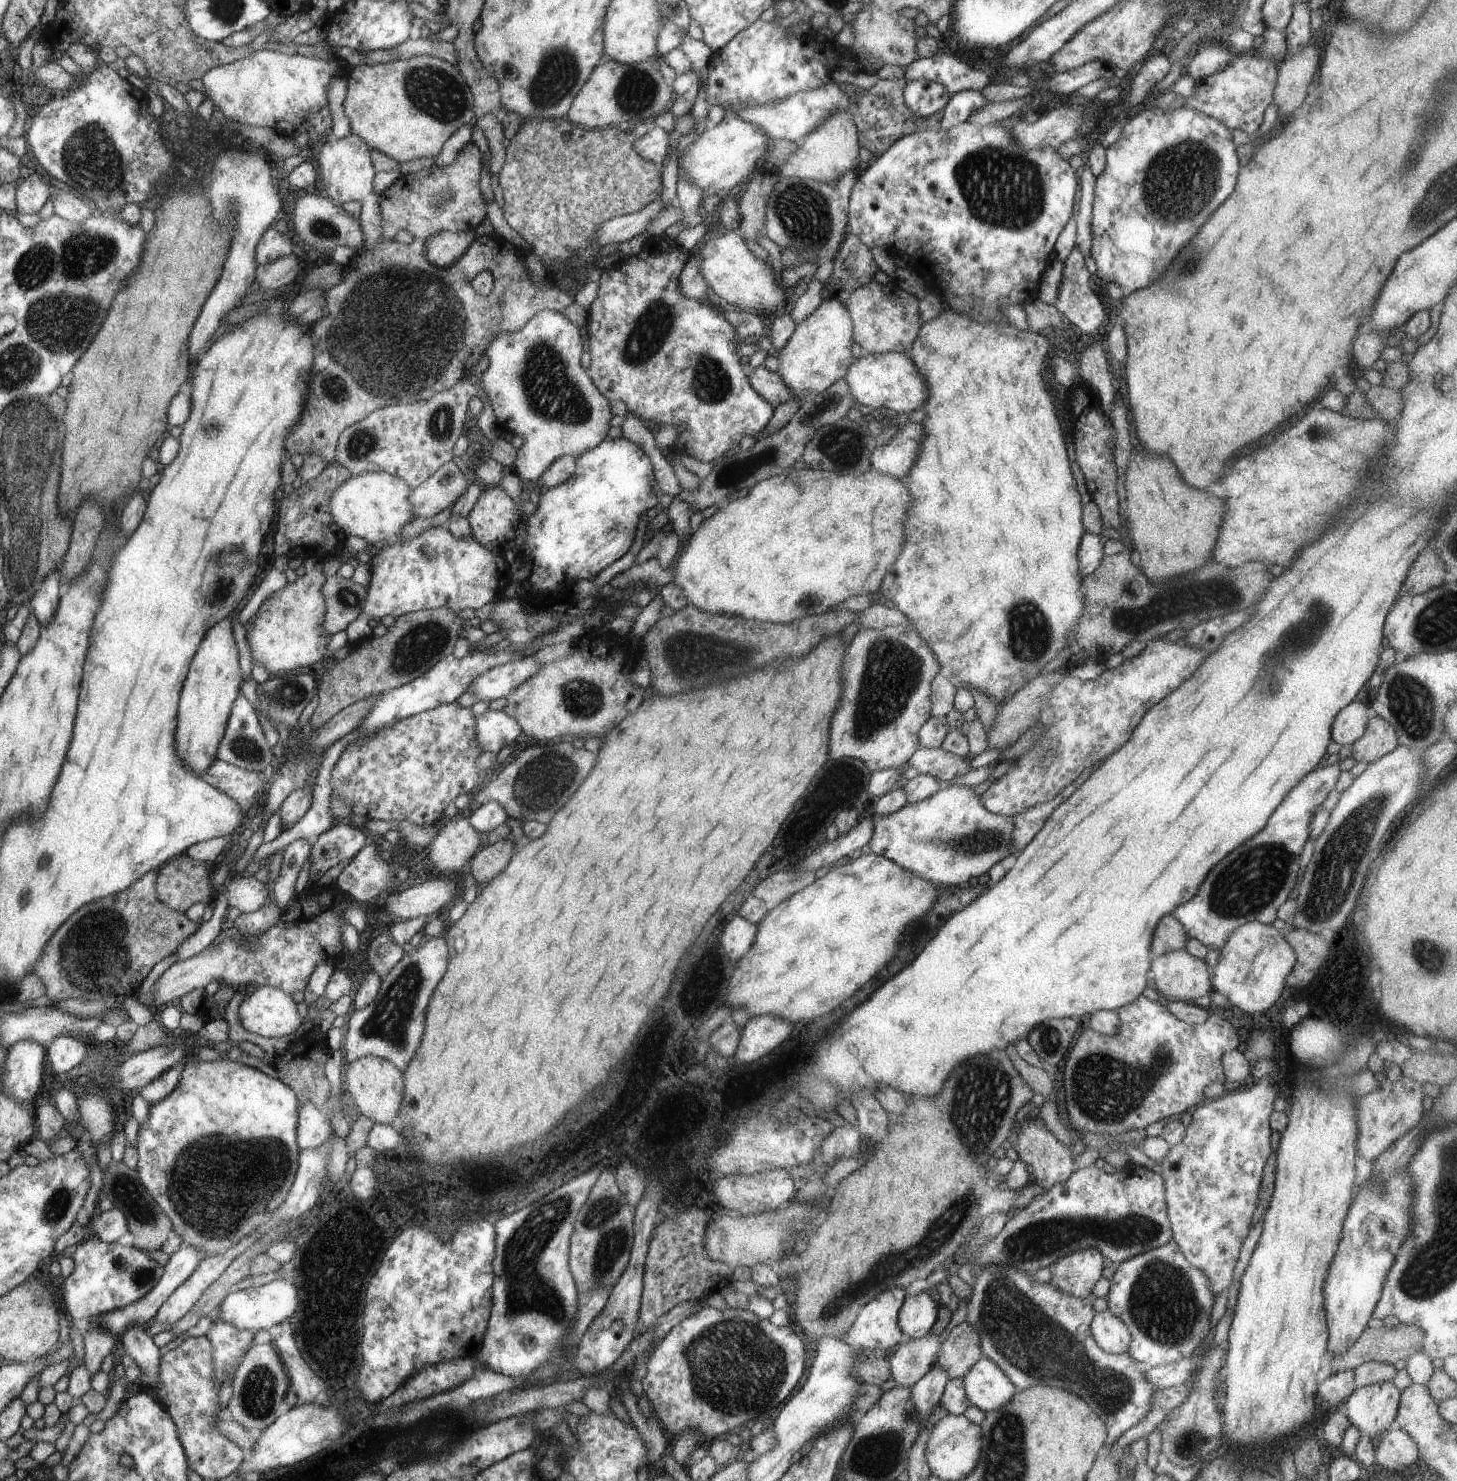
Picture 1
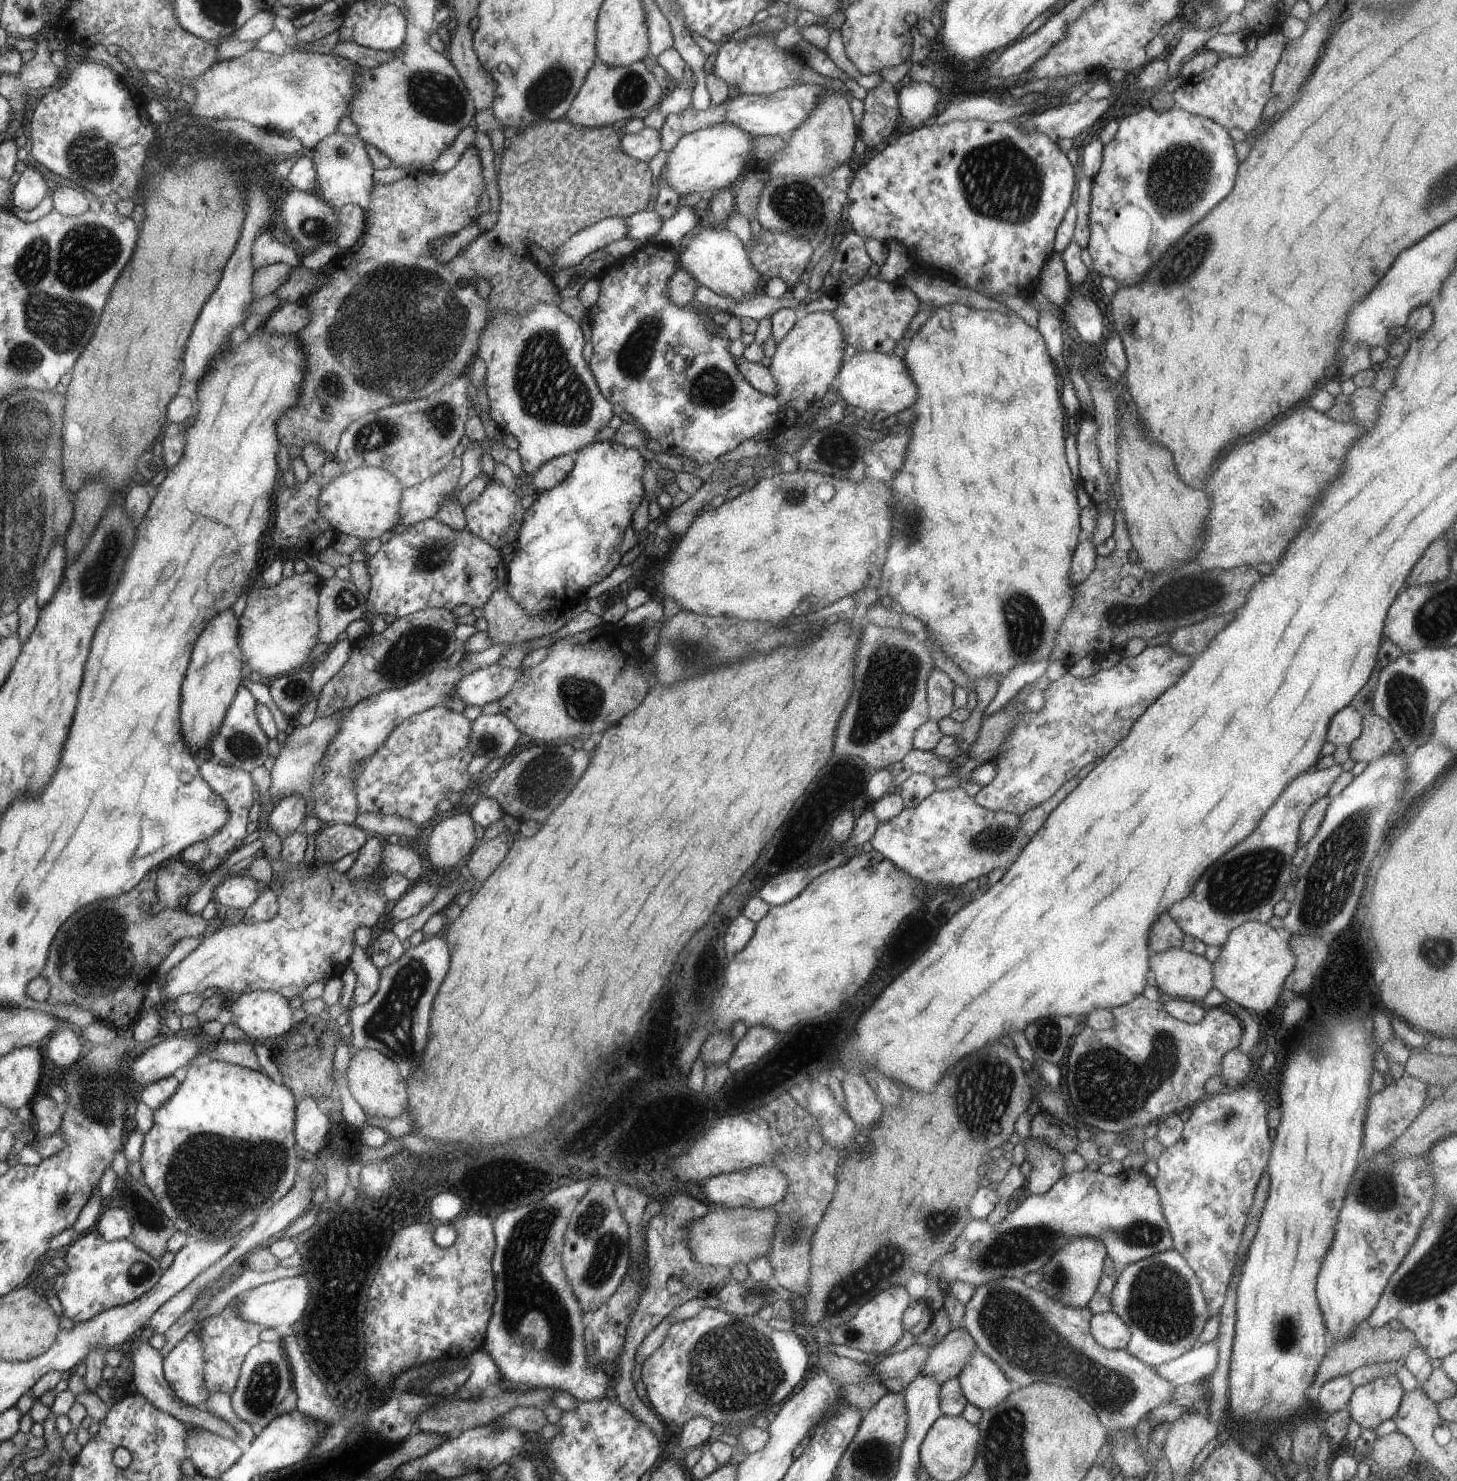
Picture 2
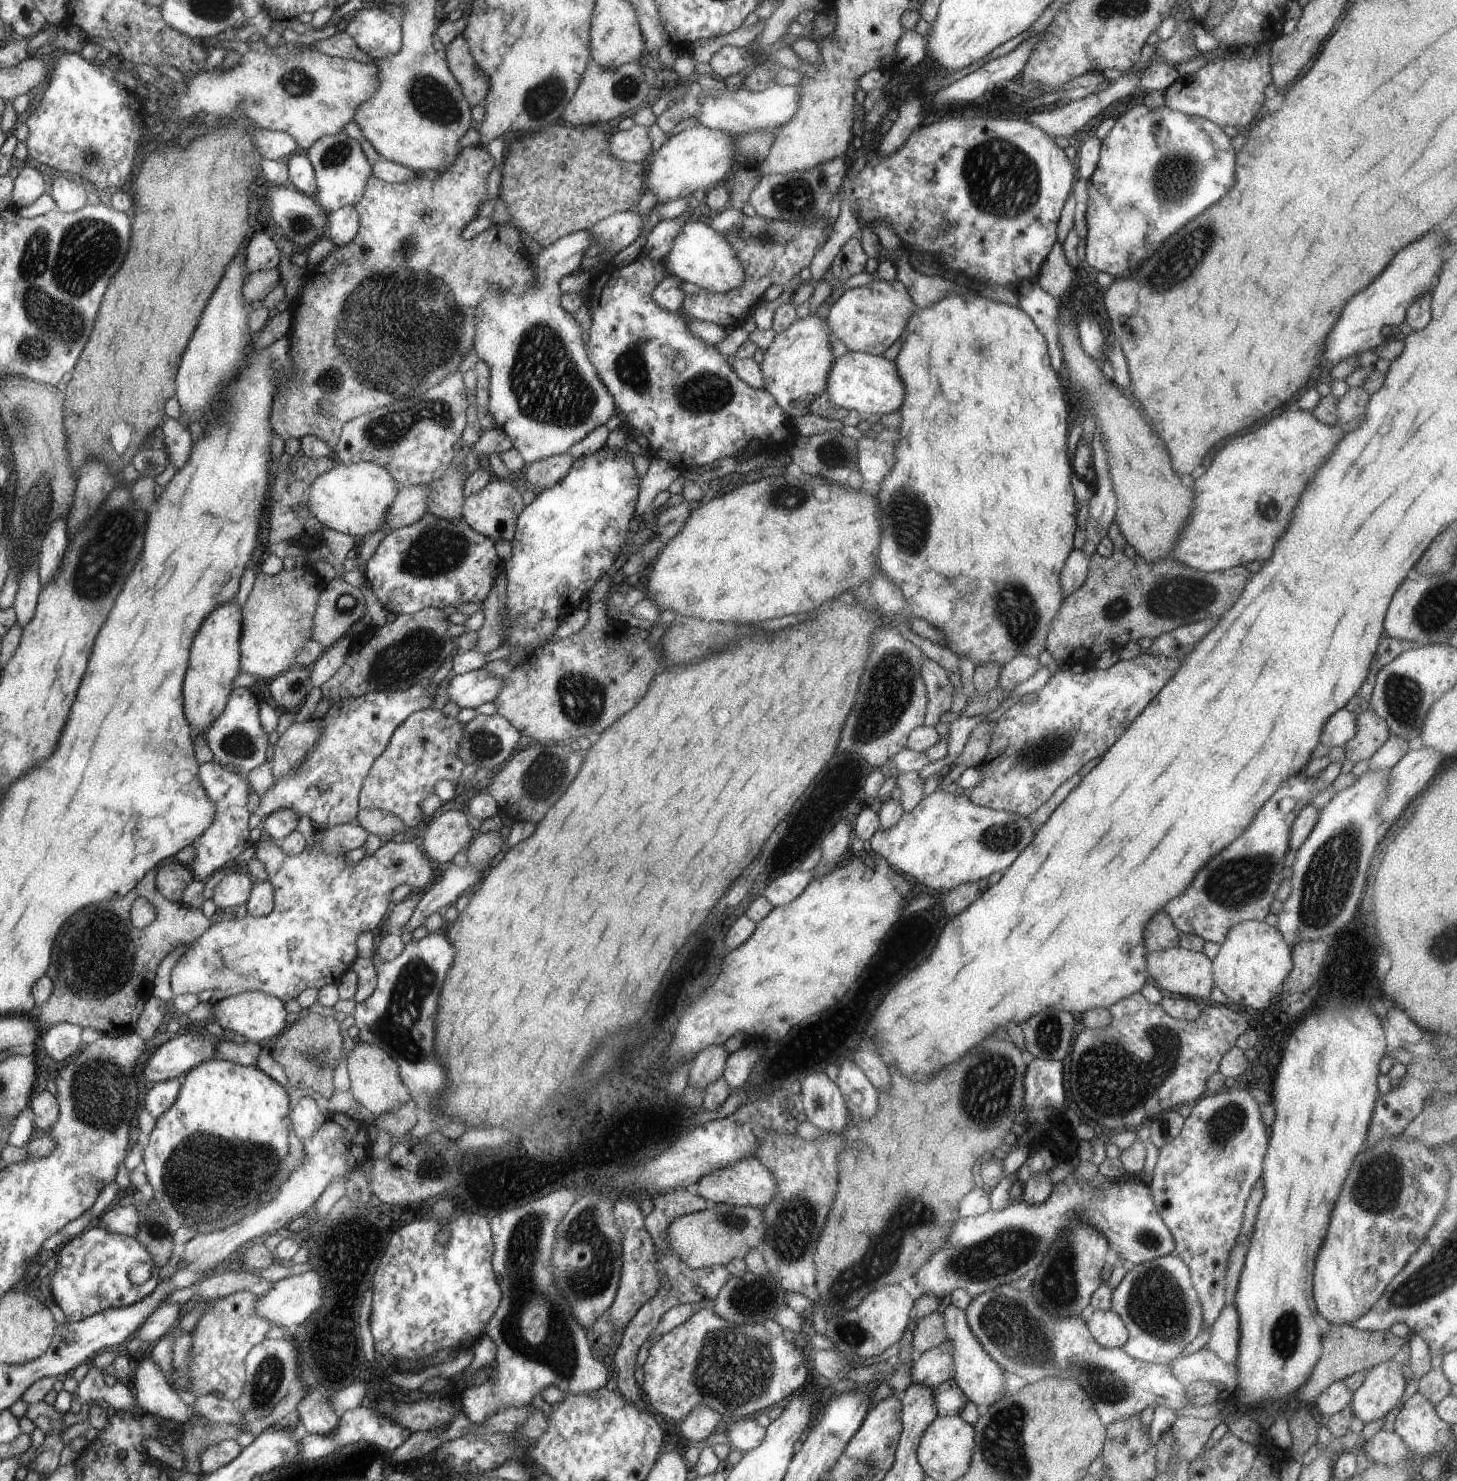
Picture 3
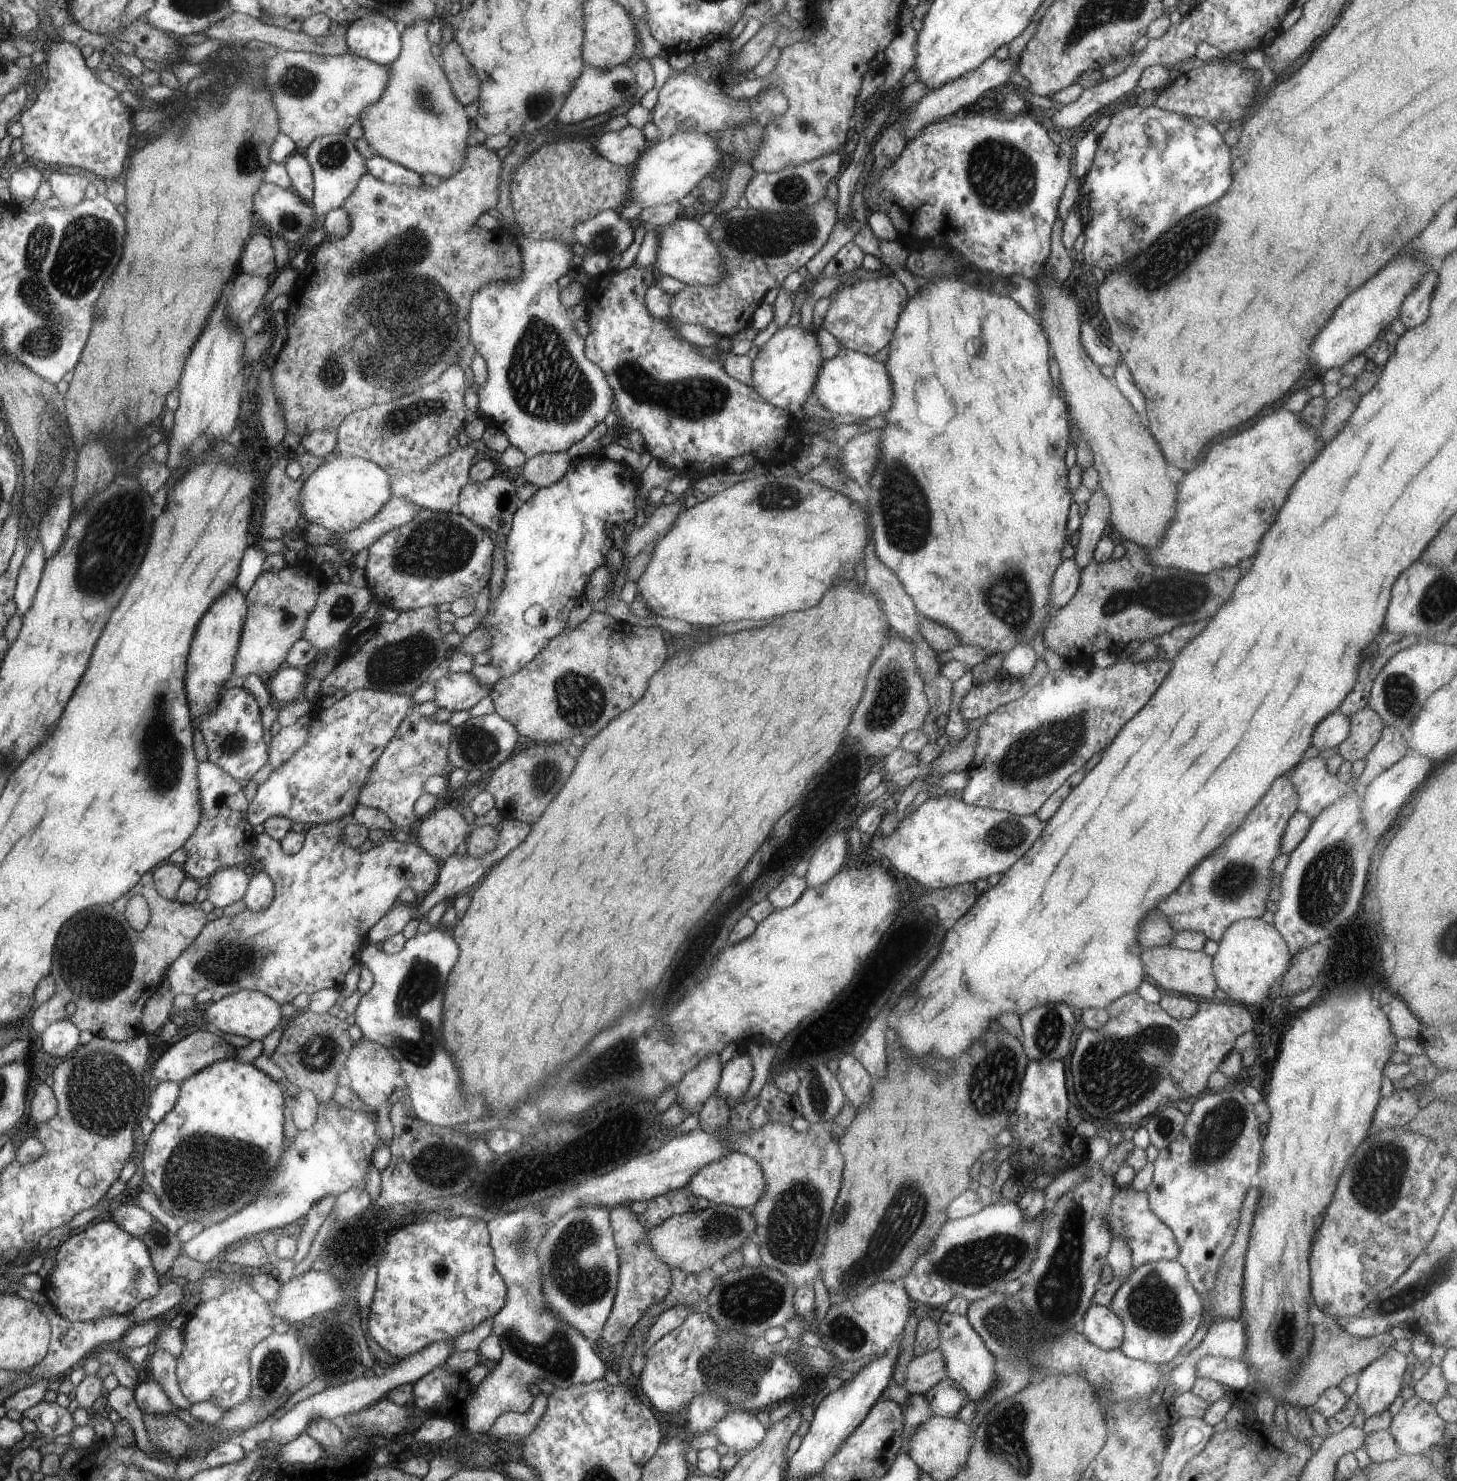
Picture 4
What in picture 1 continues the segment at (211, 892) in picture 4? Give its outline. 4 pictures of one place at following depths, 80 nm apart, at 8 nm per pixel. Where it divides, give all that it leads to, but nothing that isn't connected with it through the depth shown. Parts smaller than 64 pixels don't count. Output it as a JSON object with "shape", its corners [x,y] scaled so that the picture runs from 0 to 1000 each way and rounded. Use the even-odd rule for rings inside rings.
{"shape":[[[158,591],[154,598],[150,600],[148,604],[154,600],[156,612],[161,612],[166,617],[174,616],[174,614],[180,613],[185,608],[184,600],[173,591],[161,593]]]}

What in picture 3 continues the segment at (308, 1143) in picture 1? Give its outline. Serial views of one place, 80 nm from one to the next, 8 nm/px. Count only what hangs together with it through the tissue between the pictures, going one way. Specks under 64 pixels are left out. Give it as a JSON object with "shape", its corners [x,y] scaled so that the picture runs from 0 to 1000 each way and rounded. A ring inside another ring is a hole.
{"shape":[[[209,738],[199,752],[202,758],[202,766],[206,770],[211,770],[224,755],[224,753],[218,749],[216,741]]]}

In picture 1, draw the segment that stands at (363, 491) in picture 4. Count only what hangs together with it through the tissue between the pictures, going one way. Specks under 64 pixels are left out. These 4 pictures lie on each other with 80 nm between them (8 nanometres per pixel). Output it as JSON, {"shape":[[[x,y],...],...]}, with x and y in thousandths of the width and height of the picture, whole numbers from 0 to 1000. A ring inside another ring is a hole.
{"shape":[[[250,319],[241,321],[226,336],[226,348],[237,362],[242,361],[254,368],[274,363],[275,358],[285,351],[281,340],[281,327],[265,319]]]}

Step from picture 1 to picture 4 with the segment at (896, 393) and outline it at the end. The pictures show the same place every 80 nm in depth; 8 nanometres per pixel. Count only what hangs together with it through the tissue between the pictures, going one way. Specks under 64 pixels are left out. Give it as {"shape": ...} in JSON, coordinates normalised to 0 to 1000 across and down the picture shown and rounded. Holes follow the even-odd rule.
{"shape":[[[577,235],[576,239],[567,242],[561,251],[558,265],[564,274],[574,280],[585,280],[591,284],[607,280],[613,272],[613,261],[608,246],[597,240]]]}

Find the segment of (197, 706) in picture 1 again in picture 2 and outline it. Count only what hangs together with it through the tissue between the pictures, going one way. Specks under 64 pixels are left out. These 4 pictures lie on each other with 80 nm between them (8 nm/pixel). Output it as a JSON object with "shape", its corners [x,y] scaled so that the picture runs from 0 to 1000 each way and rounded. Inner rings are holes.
{"shape":[[[159,411],[154,412],[150,417],[139,425],[135,431],[130,448],[129,454],[125,463],[124,489],[128,501],[130,502],[132,509],[139,513],[145,510],[144,504],[147,497],[154,487],[157,477],[163,471],[165,465],[165,452],[166,452],[166,442],[163,436],[163,417]]]}

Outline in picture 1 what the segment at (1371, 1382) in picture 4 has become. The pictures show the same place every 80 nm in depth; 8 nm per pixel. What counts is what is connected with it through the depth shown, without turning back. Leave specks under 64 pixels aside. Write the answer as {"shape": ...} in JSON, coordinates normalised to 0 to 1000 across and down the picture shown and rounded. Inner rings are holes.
{"shape":[[[956,933],[936,936],[924,945],[925,959],[934,970],[943,972],[954,966],[959,956],[961,944],[961,939]]]}

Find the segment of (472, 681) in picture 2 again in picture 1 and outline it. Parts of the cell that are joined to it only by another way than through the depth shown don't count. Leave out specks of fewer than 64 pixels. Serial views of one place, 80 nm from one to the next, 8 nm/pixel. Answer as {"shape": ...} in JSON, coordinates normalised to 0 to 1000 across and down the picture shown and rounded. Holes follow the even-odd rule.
{"shape":[[[364,442],[331,454],[323,460],[321,466],[325,467],[328,473],[337,475],[342,471],[348,471],[358,460],[363,460],[371,452],[371,448],[365,444]]]}

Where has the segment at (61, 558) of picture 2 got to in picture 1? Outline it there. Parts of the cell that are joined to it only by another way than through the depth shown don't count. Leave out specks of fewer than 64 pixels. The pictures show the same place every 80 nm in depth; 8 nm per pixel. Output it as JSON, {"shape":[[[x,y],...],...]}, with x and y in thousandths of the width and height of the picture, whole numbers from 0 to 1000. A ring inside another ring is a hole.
{"shape":[[[37,384],[36,386],[32,388],[32,391],[28,394],[27,398],[21,404],[21,411],[23,412],[26,420],[28,423],[32,423],[36,420],[36,416],[40,411],[40,404],[42,401],[40,384]]]}

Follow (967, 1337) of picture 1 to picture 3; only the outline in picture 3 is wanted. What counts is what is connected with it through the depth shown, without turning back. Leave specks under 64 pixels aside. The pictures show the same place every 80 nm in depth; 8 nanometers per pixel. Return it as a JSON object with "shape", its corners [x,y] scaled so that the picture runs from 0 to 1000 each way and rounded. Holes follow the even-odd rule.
{"shape":[[[649,905],[643,910],[629,915],[625,924],[626,935],[641,938],[647,933],[654,931],[653,913],[655,913],[655,909],[653,906]]]}

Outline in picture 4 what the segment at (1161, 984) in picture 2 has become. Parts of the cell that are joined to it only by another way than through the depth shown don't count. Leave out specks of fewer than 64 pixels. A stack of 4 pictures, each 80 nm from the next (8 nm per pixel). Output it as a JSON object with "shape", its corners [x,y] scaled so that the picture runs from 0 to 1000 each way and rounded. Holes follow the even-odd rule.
{"shape":[[[800,639],[790,641],[784,641],[783,648],[787,659],[791,660],[791,663],[809,671],[815,671],[821,674],[827,674],[828,676],[833,675],[833,670],[837,667],[835,665],[833,654],[833,646],[825,642],[817,642],[810,639]]]}

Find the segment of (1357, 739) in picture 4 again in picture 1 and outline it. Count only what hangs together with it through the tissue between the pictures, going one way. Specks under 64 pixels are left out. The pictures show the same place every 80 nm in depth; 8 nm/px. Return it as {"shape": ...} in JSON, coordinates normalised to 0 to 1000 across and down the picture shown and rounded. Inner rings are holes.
{"shape":[[[942,482],[938,495],[929,501],[927,512],[931,515],[940,517],[949,510],[956,508],[960,504],[958,493],[950,485]]]}

